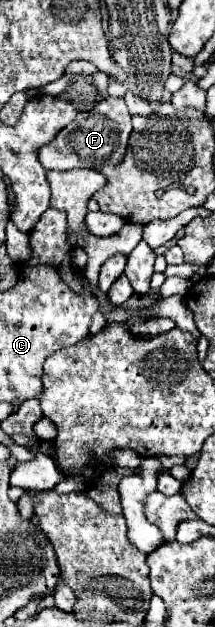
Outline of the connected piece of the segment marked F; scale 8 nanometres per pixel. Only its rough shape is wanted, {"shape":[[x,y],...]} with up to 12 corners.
{"shape":[[122,97],[82,111],[38,149],[44,169],[122,161],[132,131]]}

